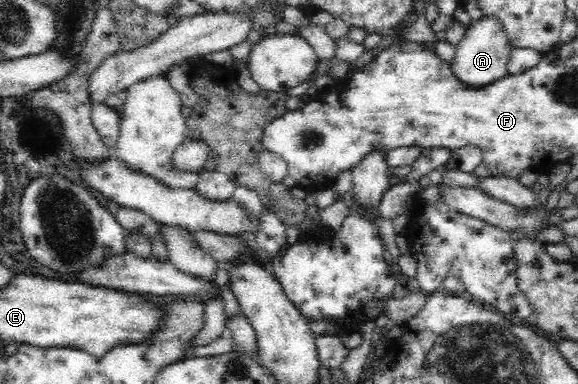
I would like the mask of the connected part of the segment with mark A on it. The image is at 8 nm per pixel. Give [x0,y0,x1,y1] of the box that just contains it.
[450,16,512,89]

